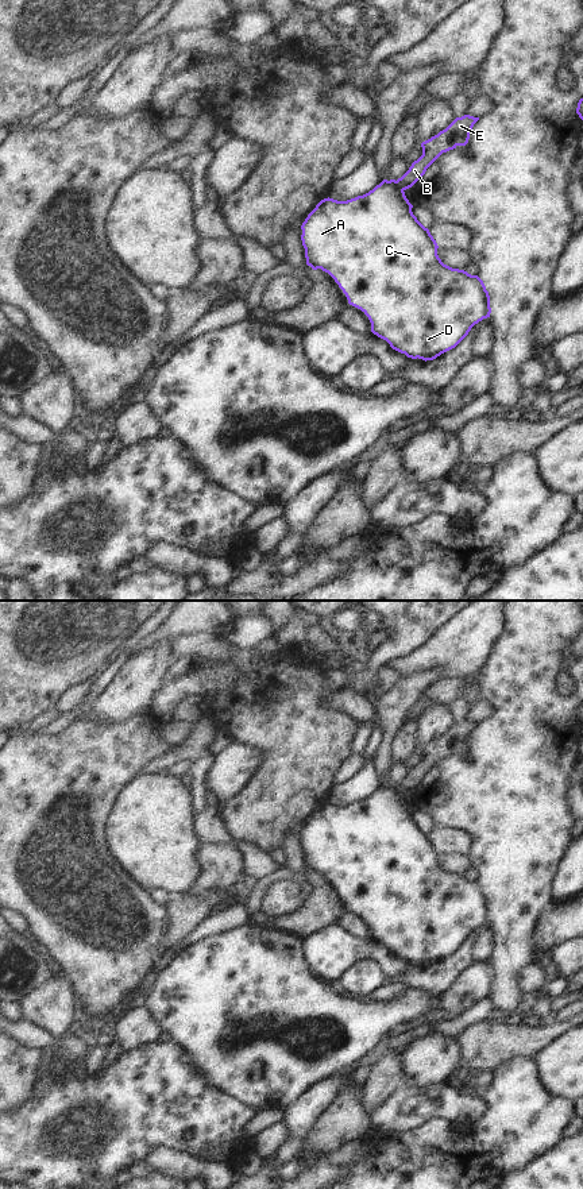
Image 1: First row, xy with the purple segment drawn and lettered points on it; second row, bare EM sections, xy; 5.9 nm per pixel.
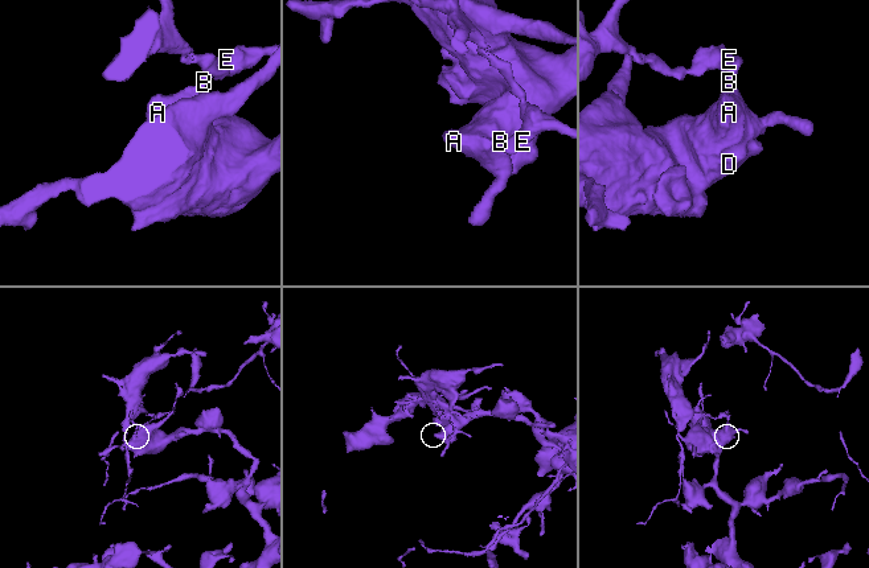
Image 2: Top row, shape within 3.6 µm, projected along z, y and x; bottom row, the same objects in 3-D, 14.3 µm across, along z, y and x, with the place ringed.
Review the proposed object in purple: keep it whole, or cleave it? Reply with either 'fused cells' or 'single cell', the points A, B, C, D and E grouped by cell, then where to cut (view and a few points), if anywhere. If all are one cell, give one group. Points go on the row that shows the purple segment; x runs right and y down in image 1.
fused cells; A C D / B E; cut in xy along (396, 181), (402, 190)

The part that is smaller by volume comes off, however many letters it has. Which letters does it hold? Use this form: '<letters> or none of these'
B, E

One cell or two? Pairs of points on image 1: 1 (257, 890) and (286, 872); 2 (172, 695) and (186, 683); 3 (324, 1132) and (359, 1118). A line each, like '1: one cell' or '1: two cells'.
1: one cell
2: one cell
3: one cell

